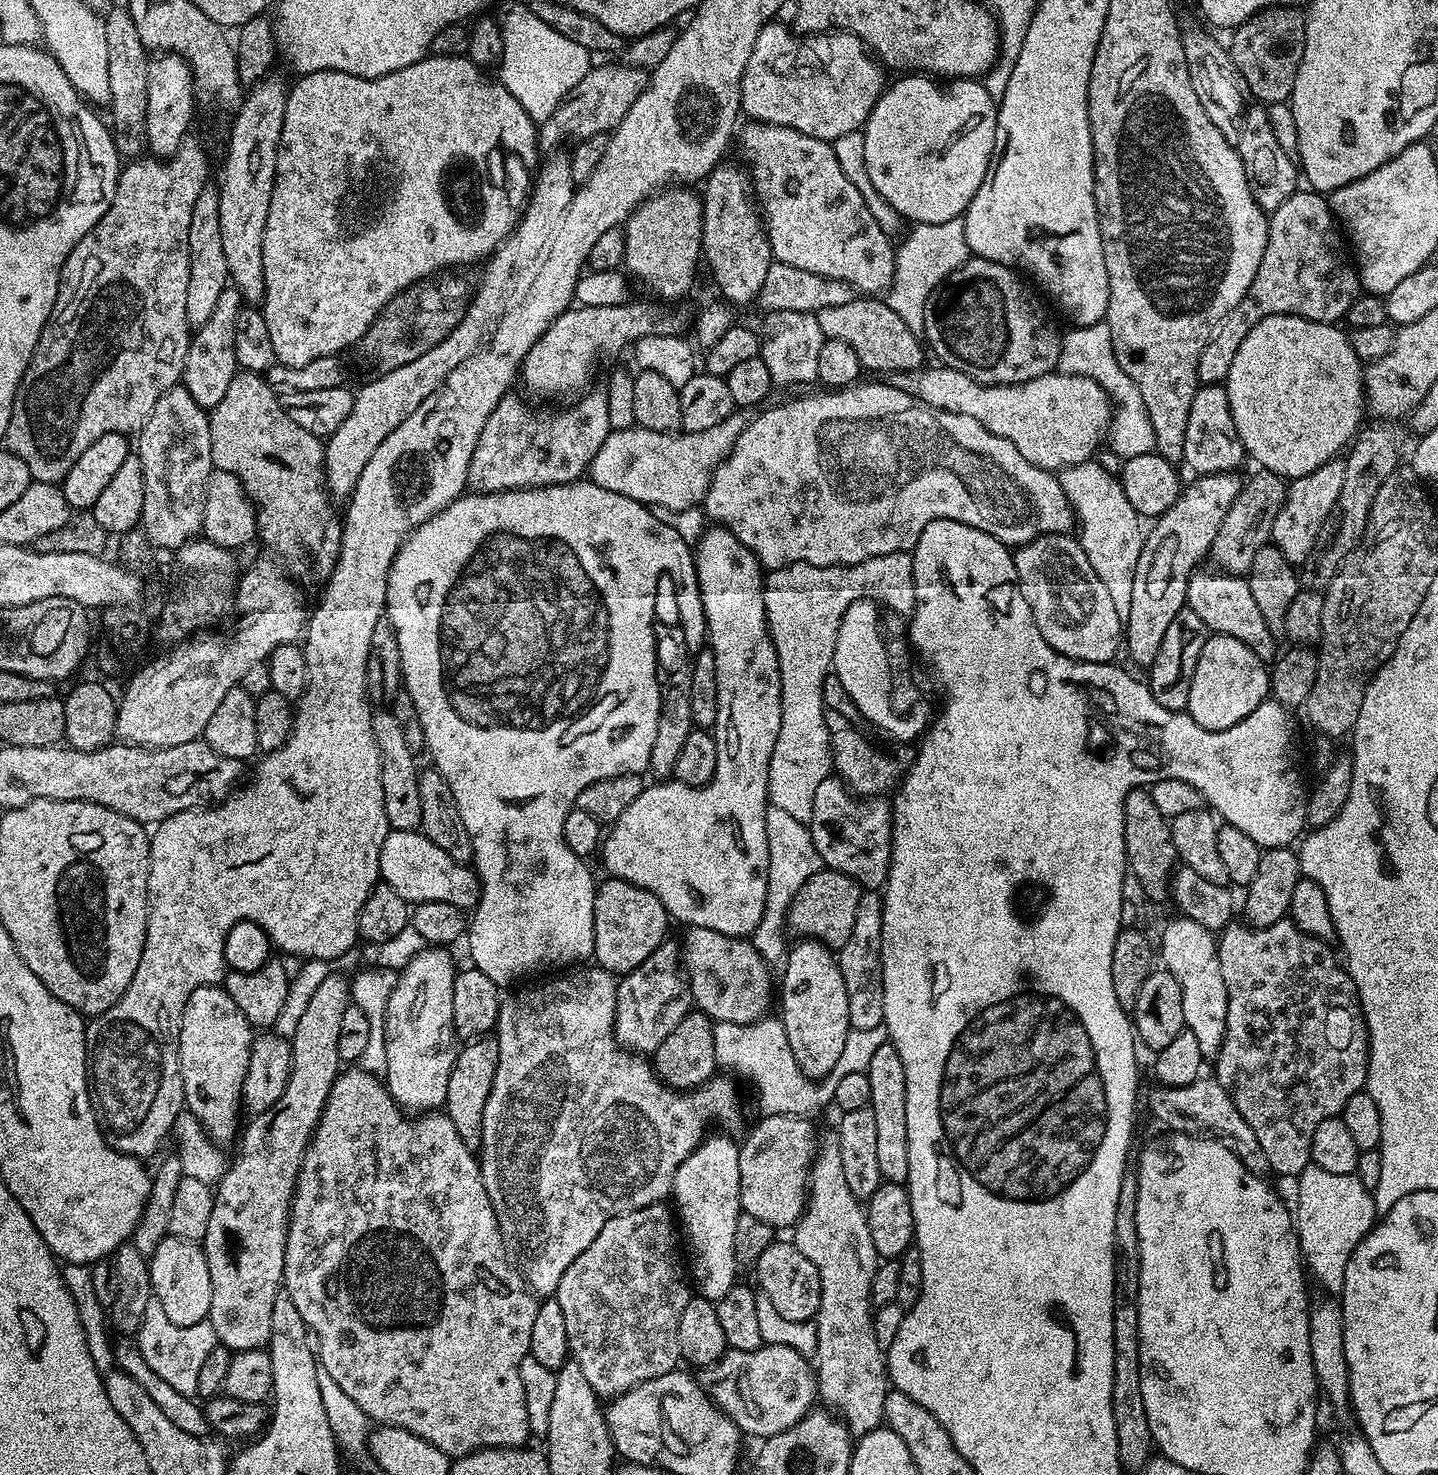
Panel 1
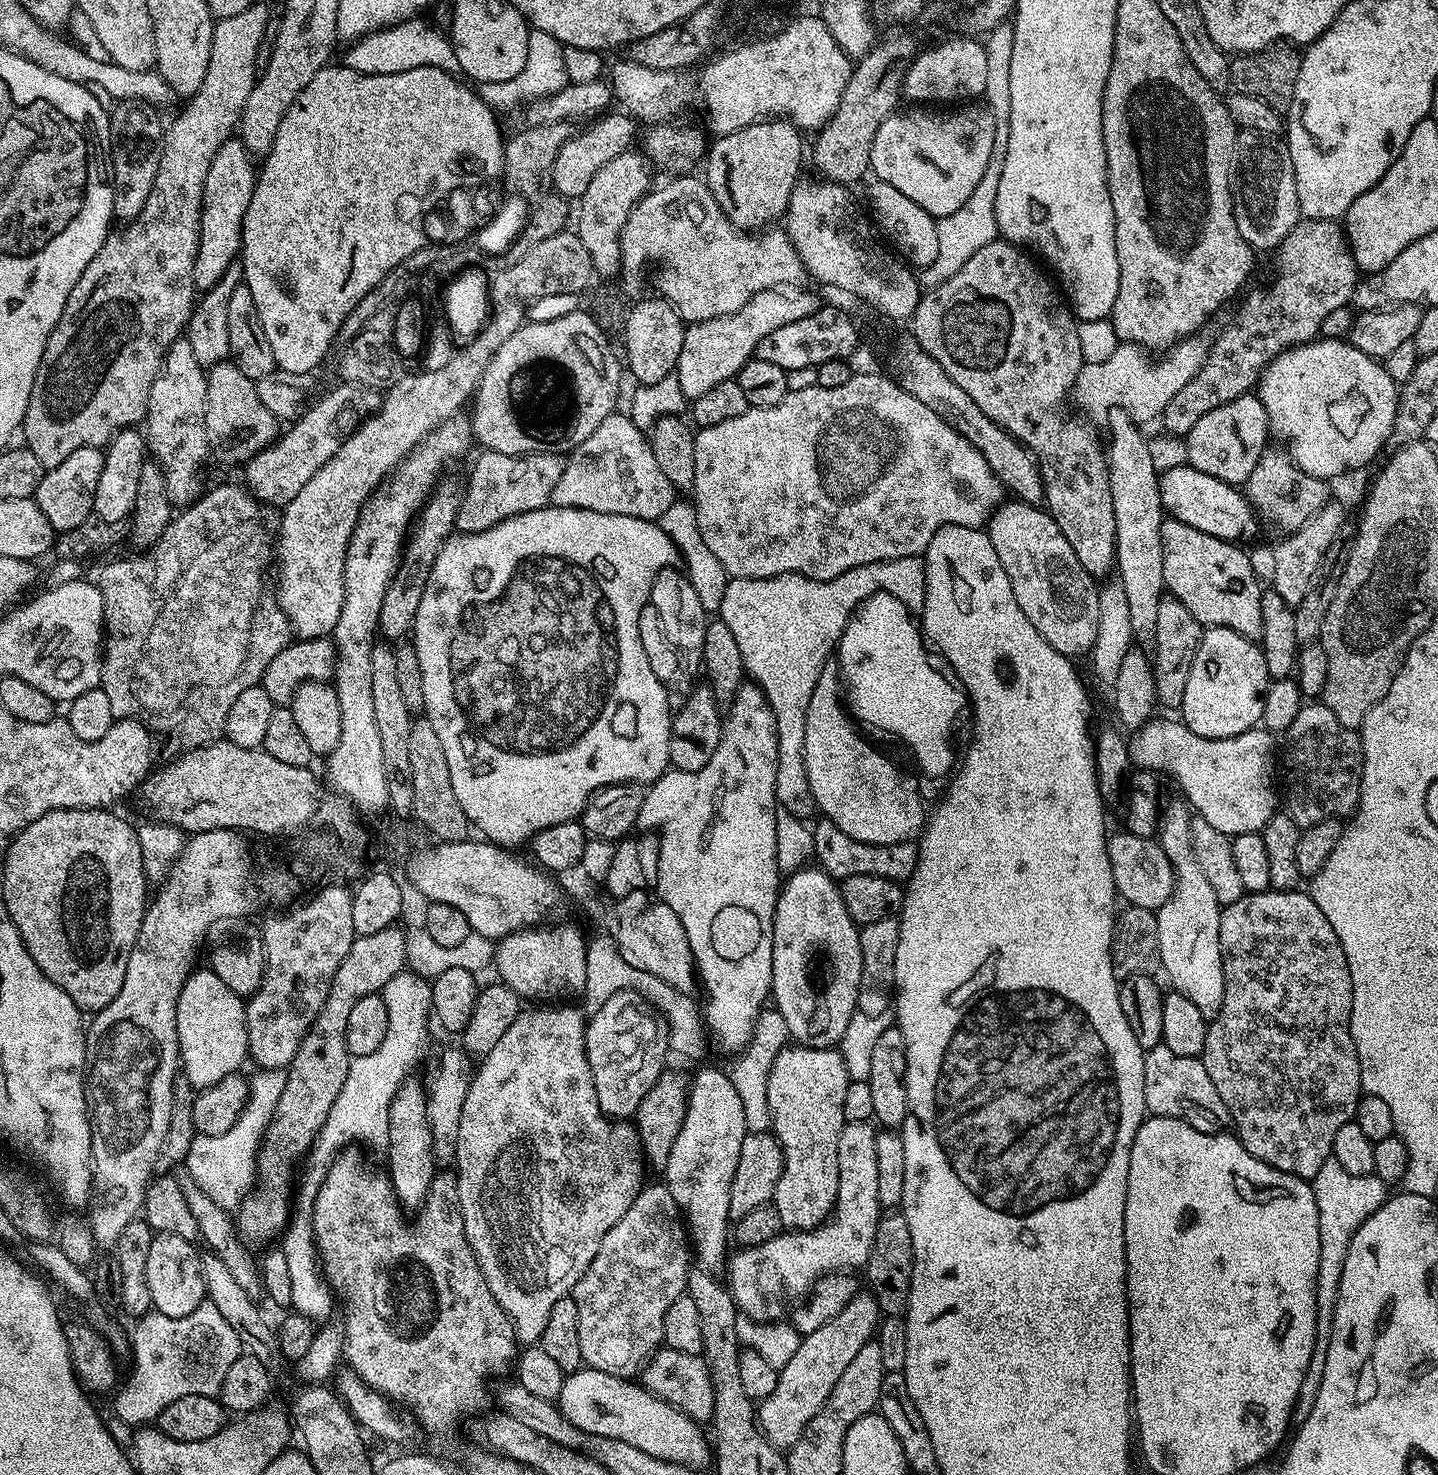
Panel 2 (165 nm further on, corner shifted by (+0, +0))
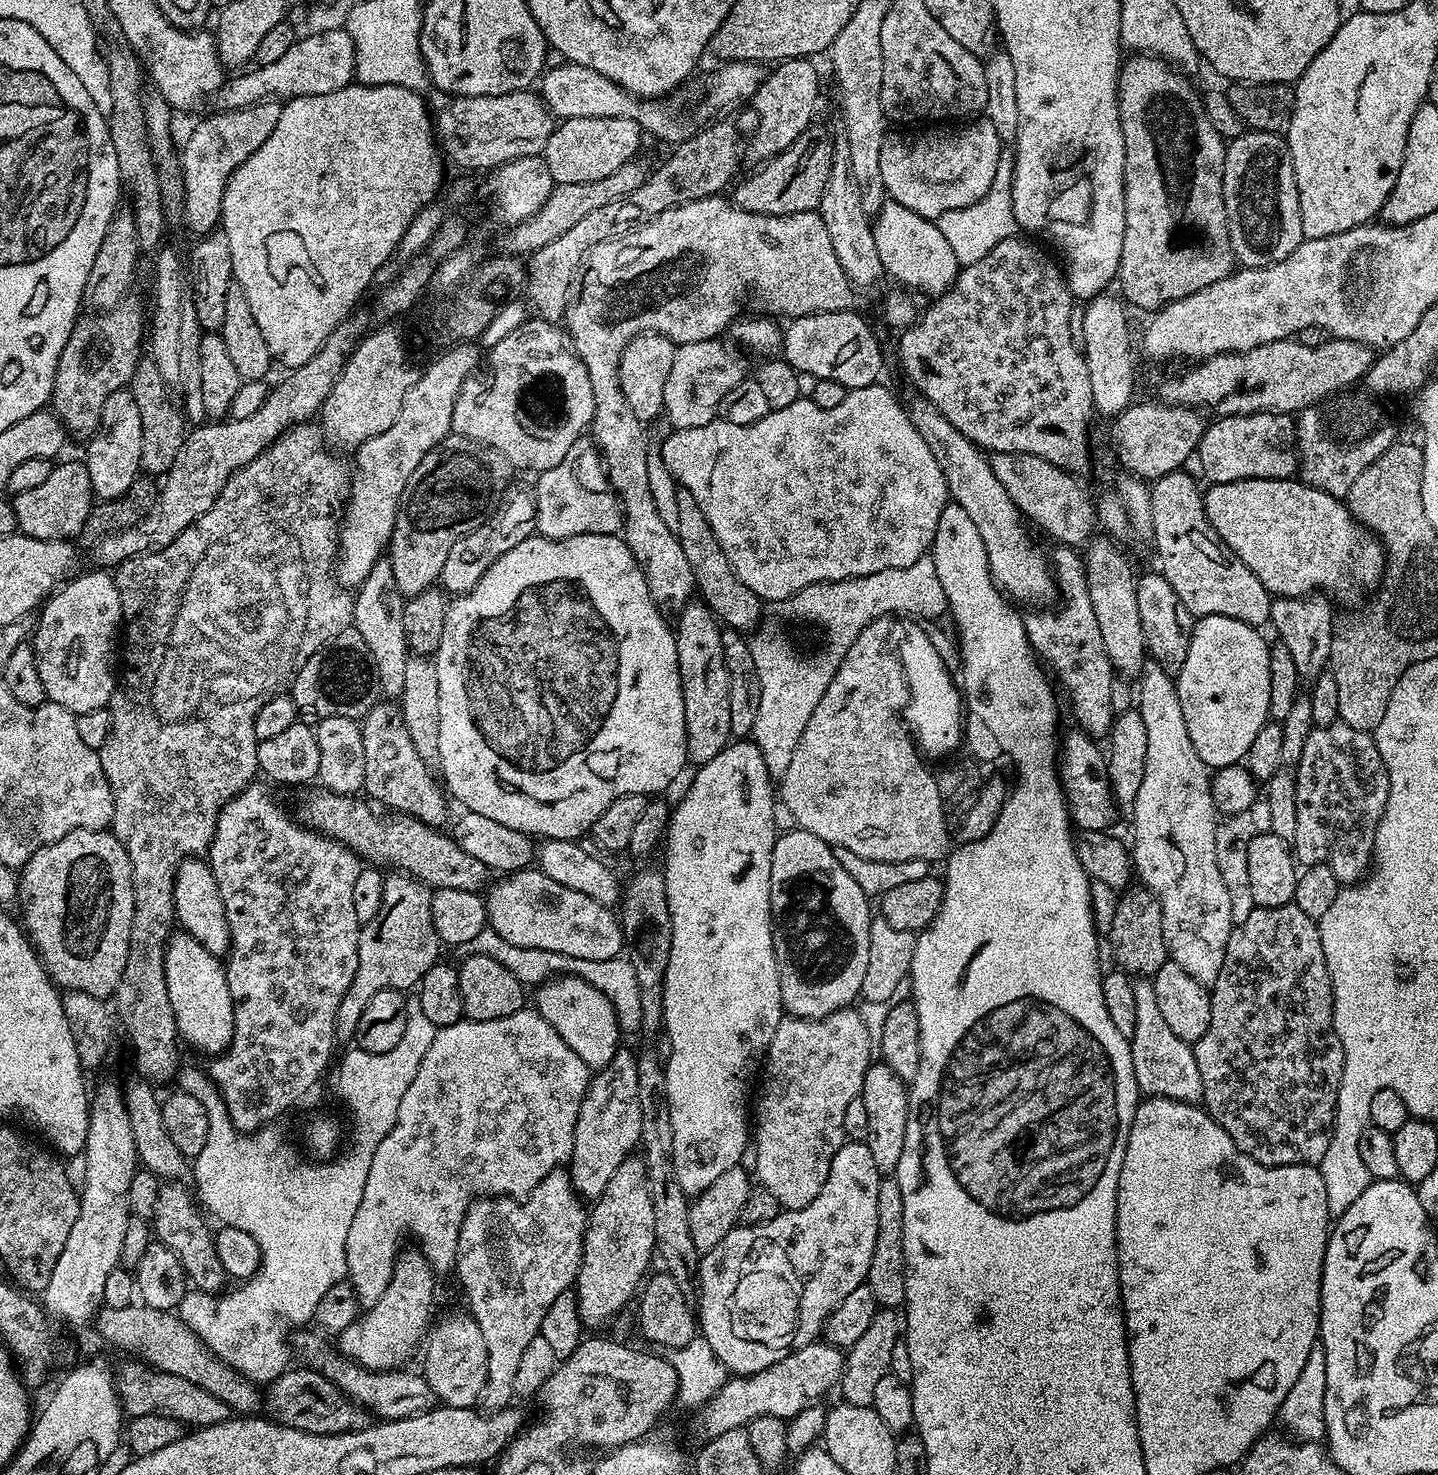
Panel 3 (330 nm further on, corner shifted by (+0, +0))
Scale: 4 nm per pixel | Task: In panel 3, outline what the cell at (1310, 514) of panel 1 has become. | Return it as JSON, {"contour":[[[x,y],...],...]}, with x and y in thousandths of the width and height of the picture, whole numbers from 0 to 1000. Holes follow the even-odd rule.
{"contour":[[[921,403],[908,404],[888,404],[885,406],[882,417],[884,425],[887,425],[889,436],[897,441],[900,445],[900,452],[903,452],[905,462],[912,462],[924,453],[928,417],[924,405]]]}

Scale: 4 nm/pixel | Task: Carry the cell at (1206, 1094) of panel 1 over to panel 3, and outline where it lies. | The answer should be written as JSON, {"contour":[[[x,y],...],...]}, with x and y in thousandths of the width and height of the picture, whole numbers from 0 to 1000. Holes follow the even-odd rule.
{"contour":[[[793,663],[789,666],[789,701],[786,704],[789,731],[796,744],[807,743],[819,747],[834,749],[837,745],[836,728],[833,728],[833,720],[830,708],[819,704],[812,695],[805,683],[800,664]]]}

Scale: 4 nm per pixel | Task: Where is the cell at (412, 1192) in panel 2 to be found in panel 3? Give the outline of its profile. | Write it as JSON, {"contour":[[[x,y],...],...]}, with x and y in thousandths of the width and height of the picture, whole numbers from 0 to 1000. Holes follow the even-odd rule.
{"contour":[[[291,847],[279,848],[275,853],[271,872],[268,872],[266,880],[263,880],[263,883],[260,883],[260,885],[255,887],[248,897],[241,899],[241,902],[235,904],[236,919],[248,923],[259,930],[280,928],[283,925],[281,924],[289,917],[290,919],[298,902],[299,896],[301,894],[300,883],[303,881],[303,868],[304,863],[300,862],[298,854]]]}

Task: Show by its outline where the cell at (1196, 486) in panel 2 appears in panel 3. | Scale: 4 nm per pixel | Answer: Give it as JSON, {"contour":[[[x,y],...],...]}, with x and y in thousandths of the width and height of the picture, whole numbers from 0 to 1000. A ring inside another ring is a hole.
{"contour":[[[896,324],[895,325],[859,325],[852,328],[841,327],[839,330],[837,334],[837,348],[841,354],[841,357],[847,362],[848,368],[853,370],[862,380],[866,381],[866,384],[869,384],[869,386],[872,386],[875,395],[878,395],[878,397],[880,397],[880,400],[885,405],[908,404],[917,402],[919,400],[926,403],[928,399],[950,399],[952,397],[954,399],[959,397],[962,389],[962,372],[960,371],[959,366],[957,365],[955,361],[952,361],[948,355],[944,355],[940,351],[940,347],[933,337],[922,335],[922,332],[917,332],[903,324]]]}

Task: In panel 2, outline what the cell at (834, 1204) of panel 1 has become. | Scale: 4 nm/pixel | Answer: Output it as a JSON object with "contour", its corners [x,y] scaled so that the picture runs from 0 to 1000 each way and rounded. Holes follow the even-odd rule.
{"contour":[[[551,707],[550,709],[543,711],[540,714],[538,720],[535,723],[535,728],[533,731],[533,747],[534,748],[535,757],[535,767],[540,771],[540,774],[542,776],[542,779],[545,783],[545,793],[541,799],[541,804],[538,807],[536,816],[539,816],[541,820],[541,826],[546,833],[564,834],[578,825],[579,819],[581,817],[581,810],[583,809],[583,769],[586,769],[588,761],[586,747],[588,747],[588,739],[590,734],[588,720],[581,711],[561,711],[558,708]]]}

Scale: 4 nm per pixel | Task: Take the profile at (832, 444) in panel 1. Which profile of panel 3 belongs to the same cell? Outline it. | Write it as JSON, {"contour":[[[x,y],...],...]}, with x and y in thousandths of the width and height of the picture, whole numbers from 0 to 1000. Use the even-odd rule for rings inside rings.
{"contour":[[[610,259],[590,264],[588,270],[586,270],[586,273],[580,275],[580,278],[572,278],[572,275],[569,275],[564,270],[557,270],[549,273],[549,275],[538,277],[533,281],[533,283],[522,289],[510,289],[510,286],[499,283],[491,289],[471,290],[465,292],[462,302],[458,304],[458,308],[462,311],[463,319],[466,319],[471,329],[483,335],[483,340],[485,340],[488,348],[491,348],[491,354],[494,354],[494,359],[497,359],[497,365],[499,365],[499,370],[502,370],[502,376],[505,376],[512,391],[529,408],[545,408],[561,400],[561,397],[564,396],[576,396],[581,393],[611,389],[611,386],[633,384],[638,381],[638,378],[646,376],[652,354],[655,351],[655,346],[661,341],[658,324],[655,321],[655,316],[652,316],[652,311],[647,308],[644,297],[641,297],[641,294],[638,294],[638,292],[634,288],[631,277],[626,275],[625,270],[613,261],[614,260]]]}

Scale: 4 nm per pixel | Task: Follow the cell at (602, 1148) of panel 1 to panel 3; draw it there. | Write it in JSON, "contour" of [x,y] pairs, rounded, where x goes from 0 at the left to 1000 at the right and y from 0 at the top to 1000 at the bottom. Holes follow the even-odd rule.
{"contour":[[[392,793],[380,796],[380,799],[377,799],[376,803],[366,812],[361,814],[351,810],[332,812],[323,824],[321,834],[318,837],[316,865],[320,867],[325,878],[325,889],[332,896],[338,910],[339,936],[335,947],[337,955],[353,955],[357,951],[359,946],[357,934],[363,917],[375,906],[377,894],[380,894],[380,888],[382,888],[385,880],[388,880],[391,875],[398,873],[401,870],[405,856],[406,831],[408,828],[407,814],[398,805],[397,797]]]}

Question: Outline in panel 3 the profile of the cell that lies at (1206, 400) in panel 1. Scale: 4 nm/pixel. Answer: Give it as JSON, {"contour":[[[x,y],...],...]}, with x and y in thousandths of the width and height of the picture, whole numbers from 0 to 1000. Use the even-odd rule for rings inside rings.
{"contour":[[[870,279],[863,282],[848,282],[841,287],[834,298],[833,308],[836,311],[837,325],[844,328],[859,325],[895,325],[903,320],[901,289],[898,281],[892,279]]]}

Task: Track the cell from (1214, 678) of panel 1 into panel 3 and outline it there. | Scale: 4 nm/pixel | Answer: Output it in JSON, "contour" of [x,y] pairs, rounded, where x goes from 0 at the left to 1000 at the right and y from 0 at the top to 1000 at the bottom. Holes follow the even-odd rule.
{"contour":[[[836,418],[831,421],[829,432],[828,433],[828,441],[825,443],[825,452],[822,452],[821,458],[817,459],[819,473],[822,476],[822,484],[825,487],[825,495],[828,495],[828,503],[830,503],[830,508],[833,508],[833,514],[840,519],[841,521],[848,522],[862,519],[866,515],[869,508],[869,503],[872,503],[872,500],[875,498],[875,495],[878,495],[879,491],[882,490],[882,479],[883,479],[883,443],[882,443],[882,435],[879,435],[876,432],[876,425],[861,422],[858,419],[852,418]]]}

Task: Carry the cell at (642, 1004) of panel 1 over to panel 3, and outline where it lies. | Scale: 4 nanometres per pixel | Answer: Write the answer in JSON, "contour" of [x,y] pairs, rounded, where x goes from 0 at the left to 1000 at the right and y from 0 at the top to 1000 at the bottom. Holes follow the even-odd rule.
{"contour":[[[428,713],[423,722],[411,730],[399,763],[396,787],[398,805],[409,815],[413,815],[420,809],[427,793],[443,780],[445,775],[446,755],[444,753],[443,717],[434,713]]]}

